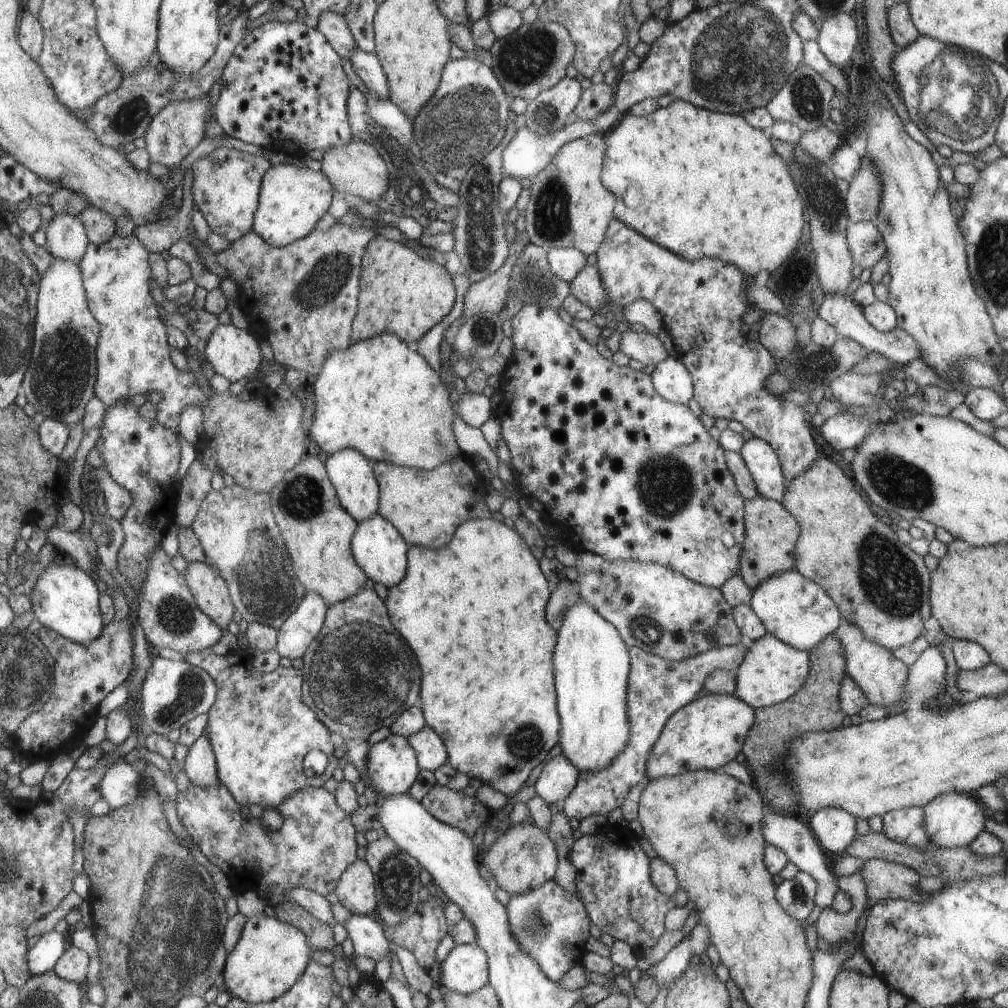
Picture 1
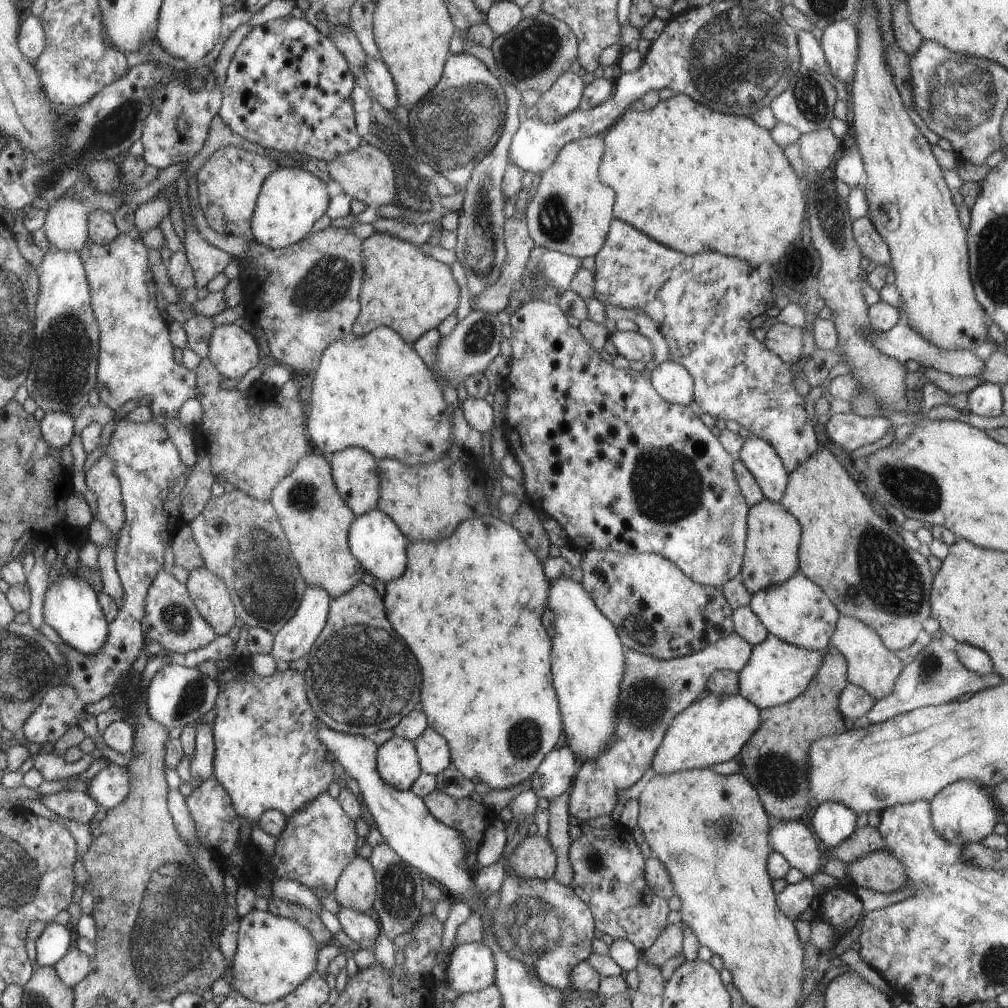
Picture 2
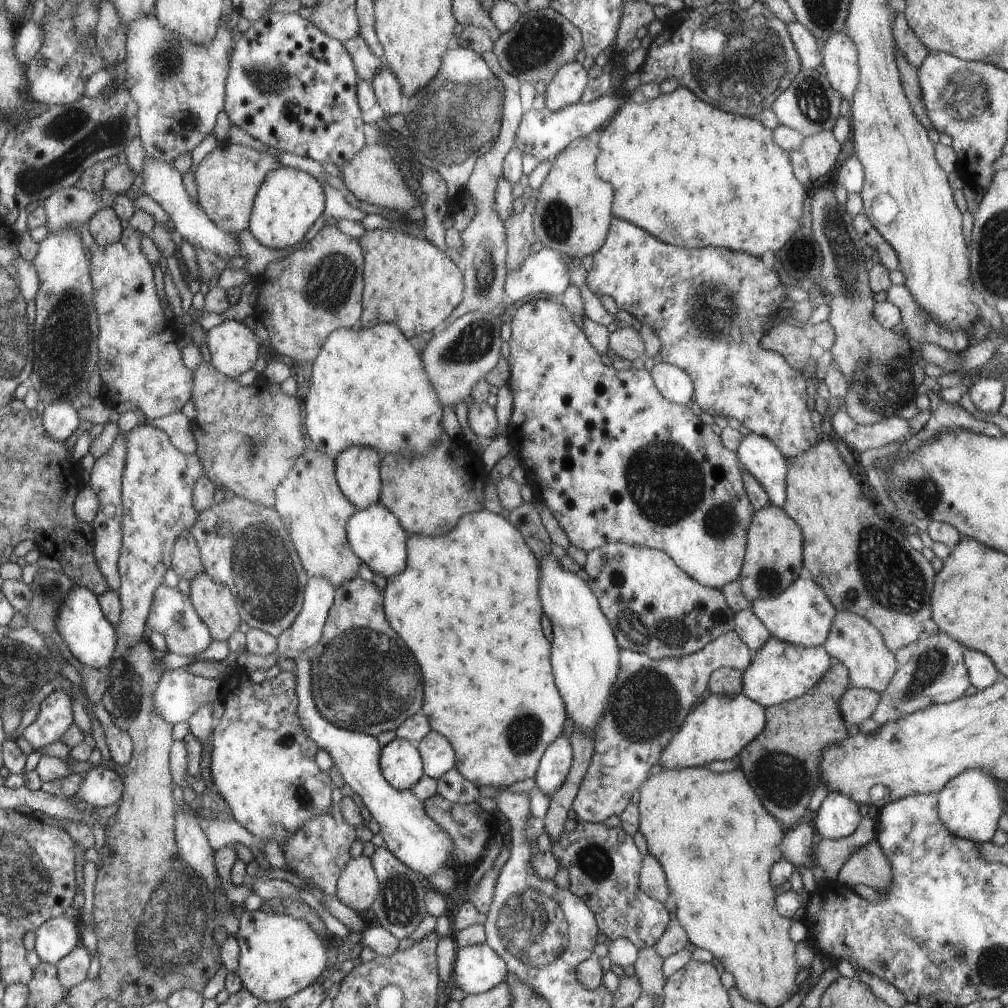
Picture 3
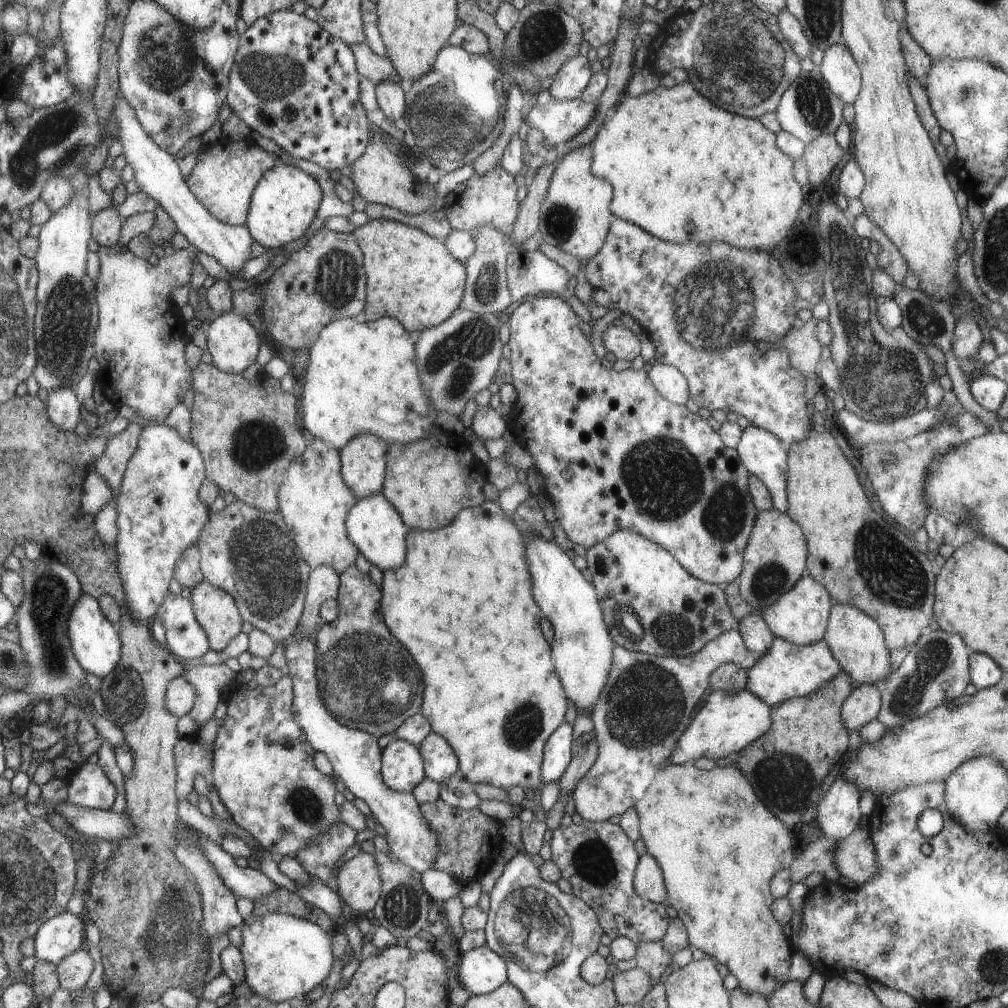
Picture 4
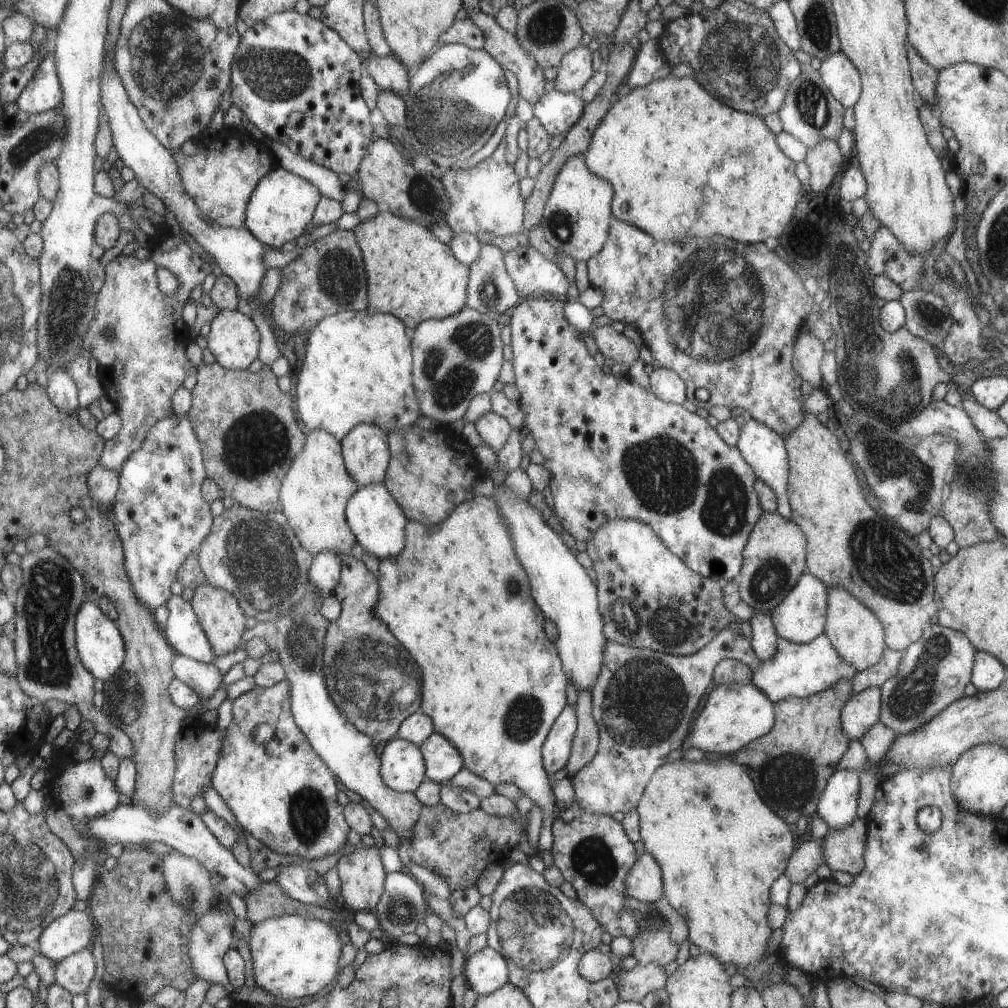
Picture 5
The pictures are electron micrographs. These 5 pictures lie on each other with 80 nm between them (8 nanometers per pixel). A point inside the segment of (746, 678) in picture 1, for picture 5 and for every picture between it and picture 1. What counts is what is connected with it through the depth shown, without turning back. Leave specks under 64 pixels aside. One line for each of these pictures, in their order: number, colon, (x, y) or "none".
2: (776, 672)
3: (780, 671)
4: (786, 671)
5: (799, 670)

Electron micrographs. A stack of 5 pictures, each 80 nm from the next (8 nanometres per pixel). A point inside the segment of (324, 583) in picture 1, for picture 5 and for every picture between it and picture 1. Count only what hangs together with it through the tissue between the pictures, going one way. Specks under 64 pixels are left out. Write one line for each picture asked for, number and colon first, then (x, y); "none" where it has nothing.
2: (317, 521)
3: (312, 505)
4: (315, 501)
5: (315, 495)

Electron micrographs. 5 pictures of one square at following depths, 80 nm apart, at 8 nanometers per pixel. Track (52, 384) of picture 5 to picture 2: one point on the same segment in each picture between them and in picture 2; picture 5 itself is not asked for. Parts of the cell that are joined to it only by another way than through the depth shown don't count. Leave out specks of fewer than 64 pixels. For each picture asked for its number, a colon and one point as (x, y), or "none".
2: (58, 427)
3: (61, 418)
4: (64, 408)

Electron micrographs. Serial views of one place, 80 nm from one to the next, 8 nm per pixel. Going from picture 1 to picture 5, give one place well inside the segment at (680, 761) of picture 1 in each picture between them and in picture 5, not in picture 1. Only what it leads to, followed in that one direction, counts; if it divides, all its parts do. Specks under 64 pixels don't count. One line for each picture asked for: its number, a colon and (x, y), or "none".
2: (713, 730)
3: (719, 728)
4: (727, 722)
5: (734, 715)

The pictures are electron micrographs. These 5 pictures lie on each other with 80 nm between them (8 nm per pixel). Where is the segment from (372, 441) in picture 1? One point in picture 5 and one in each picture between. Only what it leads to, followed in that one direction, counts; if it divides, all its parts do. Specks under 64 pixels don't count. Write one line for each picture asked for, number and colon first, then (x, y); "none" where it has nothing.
2: (374, 392)
3: (368, 387)
4: (361, 378)
5: (358, 367)

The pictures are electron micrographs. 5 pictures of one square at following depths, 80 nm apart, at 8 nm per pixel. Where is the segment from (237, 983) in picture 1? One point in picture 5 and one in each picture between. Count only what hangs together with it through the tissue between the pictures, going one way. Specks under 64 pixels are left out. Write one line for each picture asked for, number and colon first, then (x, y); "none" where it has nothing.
2: (276, 954)
3: (281, 955)
4: (285, 956)
5: (293, 957)

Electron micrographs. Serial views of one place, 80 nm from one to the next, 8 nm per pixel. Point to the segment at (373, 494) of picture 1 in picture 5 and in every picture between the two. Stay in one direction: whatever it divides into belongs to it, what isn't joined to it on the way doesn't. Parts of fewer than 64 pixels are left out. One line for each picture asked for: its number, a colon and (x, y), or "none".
2: (356, 471)
3: (359, 471)
4: (364, 461)
5: (366, 450)

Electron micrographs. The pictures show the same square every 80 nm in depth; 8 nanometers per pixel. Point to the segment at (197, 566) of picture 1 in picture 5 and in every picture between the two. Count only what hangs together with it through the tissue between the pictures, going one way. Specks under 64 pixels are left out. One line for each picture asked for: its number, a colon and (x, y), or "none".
2: (213, 598)
3: (215, 603)
4: (217, 611)
5: (221, 615)

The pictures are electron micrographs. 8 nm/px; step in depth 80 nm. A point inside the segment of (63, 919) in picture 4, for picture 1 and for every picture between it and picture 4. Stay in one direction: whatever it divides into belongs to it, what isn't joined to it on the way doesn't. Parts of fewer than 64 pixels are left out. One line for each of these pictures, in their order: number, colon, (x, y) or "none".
1: (44, 956)
2: (52, 945)
3: (56, 939)

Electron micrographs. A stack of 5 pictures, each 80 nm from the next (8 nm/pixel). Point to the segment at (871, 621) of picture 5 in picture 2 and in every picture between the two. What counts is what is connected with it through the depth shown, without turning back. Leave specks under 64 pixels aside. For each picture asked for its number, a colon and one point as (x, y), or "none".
2: (872, 667)
3: (853, 641)
4: (855, 640)

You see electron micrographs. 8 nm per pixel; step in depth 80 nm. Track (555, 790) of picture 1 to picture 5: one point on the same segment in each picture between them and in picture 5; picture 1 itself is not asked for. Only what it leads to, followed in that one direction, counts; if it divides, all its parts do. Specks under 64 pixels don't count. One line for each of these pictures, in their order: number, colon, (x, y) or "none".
2: (554, 775)
3: (555, 765)
4: (556, 756)
5: (556, 750)

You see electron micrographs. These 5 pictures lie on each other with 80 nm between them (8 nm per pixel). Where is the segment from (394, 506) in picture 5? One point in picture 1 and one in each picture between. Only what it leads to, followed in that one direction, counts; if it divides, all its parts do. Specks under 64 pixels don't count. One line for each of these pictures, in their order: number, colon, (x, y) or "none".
1: (378, 546)
2: (376, 541)
3: (376, 535)
4: (374, 526)

